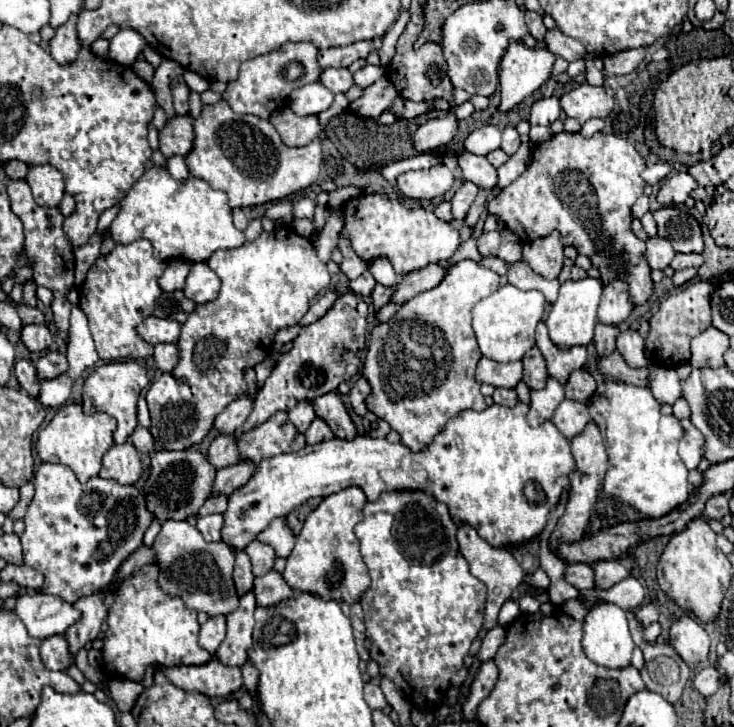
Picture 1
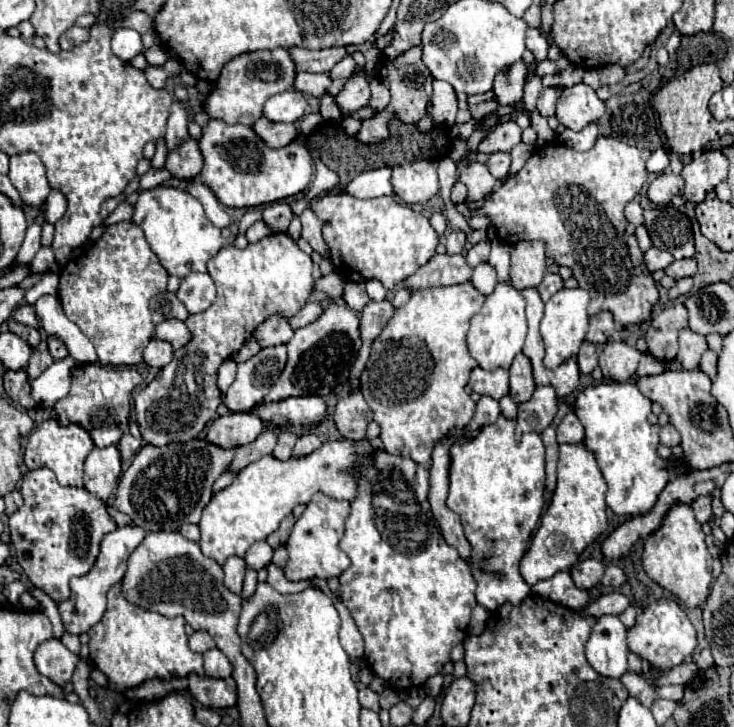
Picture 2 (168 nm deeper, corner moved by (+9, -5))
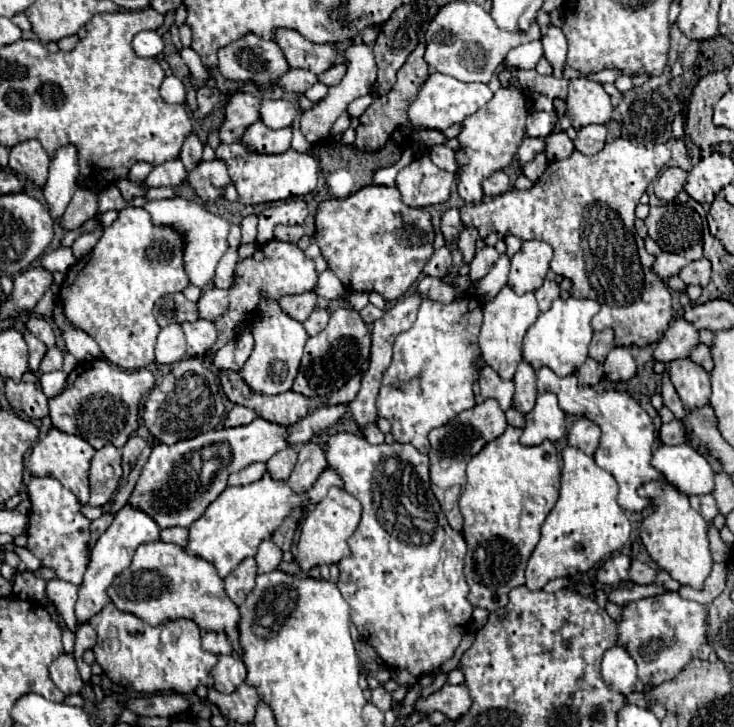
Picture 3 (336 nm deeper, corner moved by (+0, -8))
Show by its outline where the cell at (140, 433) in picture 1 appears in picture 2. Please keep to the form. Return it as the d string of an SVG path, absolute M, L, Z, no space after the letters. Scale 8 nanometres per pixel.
M125 433L119 441L119 451L121 451L121 457L123 459L133 459L137 455L137 451L143 447L143 441L141 439L135 439L131 433Z

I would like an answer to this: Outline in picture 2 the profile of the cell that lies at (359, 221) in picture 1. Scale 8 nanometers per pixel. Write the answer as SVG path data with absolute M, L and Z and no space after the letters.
M347 193L323 195L311 201L311 209L317 215L317 219L323 223L321 231L331 251L331 263L335 267L335 273L339 273L343 281L367 281L373 277L373 279L379 279L385 285L385 289L393 289L397 283L405 281L437 253L435 249L439 245L439 235L431 227L429 219L413 211L411 207L397 203L393 197L357 199Z

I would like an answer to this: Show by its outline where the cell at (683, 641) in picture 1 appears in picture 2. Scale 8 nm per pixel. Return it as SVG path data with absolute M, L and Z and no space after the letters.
M659 601L649 605L639 617L637 625L629 629L629 649L655 667L675 667L685 661L697 647L697 633L685 611L675 601Z

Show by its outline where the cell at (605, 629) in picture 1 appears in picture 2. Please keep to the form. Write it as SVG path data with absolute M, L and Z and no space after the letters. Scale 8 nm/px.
M601 615L585 643L589 665L605 675L619 679L627 671L627 627L615 615Z

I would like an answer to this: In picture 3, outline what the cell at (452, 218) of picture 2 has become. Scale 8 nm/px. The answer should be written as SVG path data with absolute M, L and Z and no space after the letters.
M464 228L460 232L460 236L458 236L458 250L464 256L464 264L470 264L474 254L476 254L476 240L478 240L478 234L474 232L474 228Z

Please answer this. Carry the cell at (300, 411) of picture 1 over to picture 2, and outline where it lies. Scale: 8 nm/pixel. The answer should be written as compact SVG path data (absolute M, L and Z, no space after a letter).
M283 429L279 439L277 439L277 445L273 449L273 457L277 459L289 459L291 453L293 453L293 447L295 447L295 441L297 441L297 435L289 429Z

